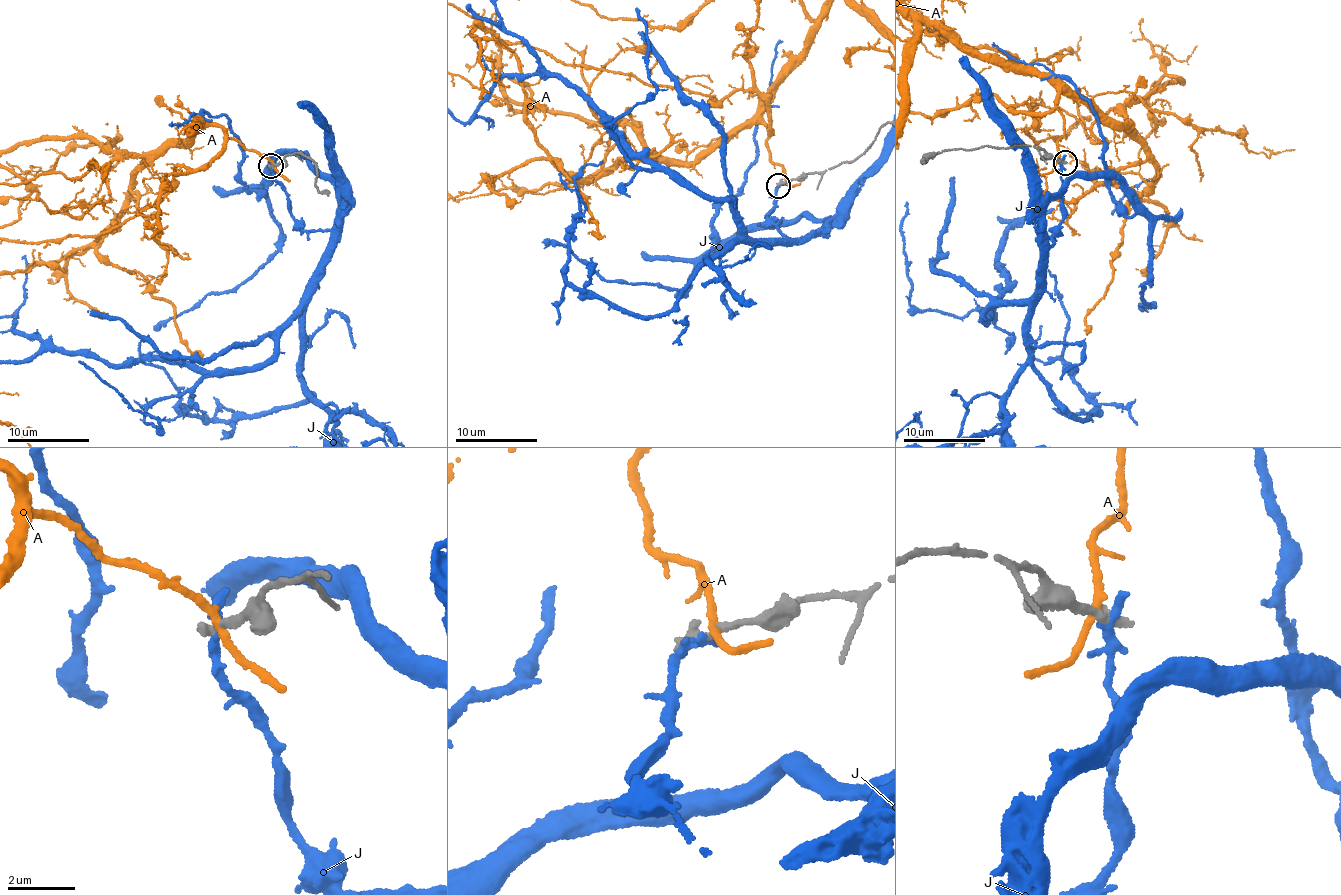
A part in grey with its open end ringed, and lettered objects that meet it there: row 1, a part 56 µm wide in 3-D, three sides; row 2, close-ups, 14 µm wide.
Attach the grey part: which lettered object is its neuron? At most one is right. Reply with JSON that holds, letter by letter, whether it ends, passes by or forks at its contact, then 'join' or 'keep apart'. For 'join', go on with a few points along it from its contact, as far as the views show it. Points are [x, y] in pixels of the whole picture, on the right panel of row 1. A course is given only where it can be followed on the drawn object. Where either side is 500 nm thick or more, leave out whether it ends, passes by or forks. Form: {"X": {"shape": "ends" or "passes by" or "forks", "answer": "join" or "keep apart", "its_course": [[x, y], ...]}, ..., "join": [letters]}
{"A": {"shape": "passes by", "answer": "keep apart"}, "J": {"shape": "passes by", "answer": "keep apart"}, "join": []}

